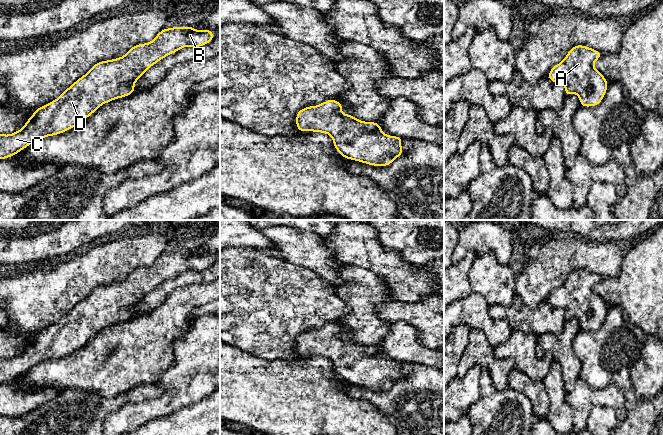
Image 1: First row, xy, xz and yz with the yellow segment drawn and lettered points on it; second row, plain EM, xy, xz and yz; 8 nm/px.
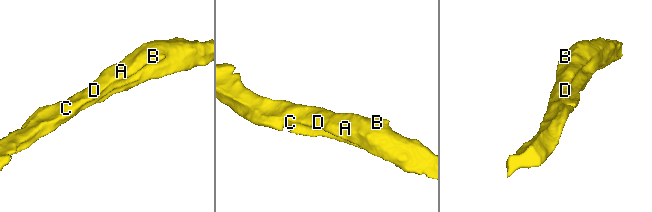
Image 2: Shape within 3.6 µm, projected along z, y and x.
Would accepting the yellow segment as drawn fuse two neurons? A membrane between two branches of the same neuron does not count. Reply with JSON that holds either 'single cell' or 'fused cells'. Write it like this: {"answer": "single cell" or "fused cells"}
{"answer": "single cell"}

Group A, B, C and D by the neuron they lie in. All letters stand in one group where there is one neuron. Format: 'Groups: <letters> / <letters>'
Groups: A B C D

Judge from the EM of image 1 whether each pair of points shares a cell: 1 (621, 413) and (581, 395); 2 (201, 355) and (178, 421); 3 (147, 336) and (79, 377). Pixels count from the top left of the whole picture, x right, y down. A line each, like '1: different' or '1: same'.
1: same
2: different
3: same

